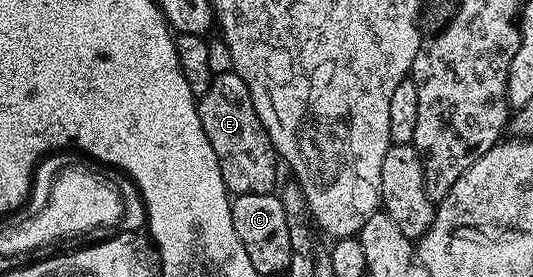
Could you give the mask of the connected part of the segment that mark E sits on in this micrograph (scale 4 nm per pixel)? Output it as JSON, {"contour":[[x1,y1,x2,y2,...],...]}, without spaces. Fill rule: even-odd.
{"contour":[[231,70,218,71,207,94,199,97,197,113,203,126,203,134,207,134,207,142,211,142,215,158,219,158,219,174,223,174,227,191,233,196,242,196,267,194,278,187,278,154,273,149,267,130,263,130,263,122,259,122,259,114,255,114,251,90,247,90,247,82,243,82,239,74]]}

